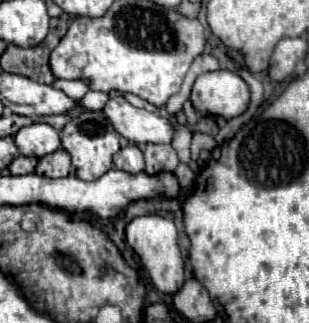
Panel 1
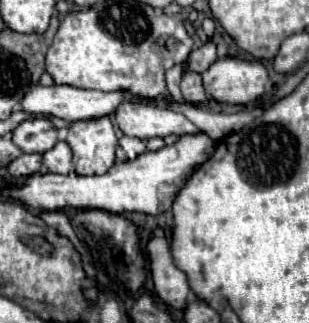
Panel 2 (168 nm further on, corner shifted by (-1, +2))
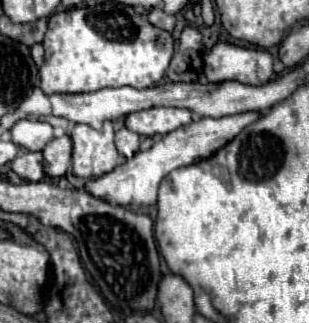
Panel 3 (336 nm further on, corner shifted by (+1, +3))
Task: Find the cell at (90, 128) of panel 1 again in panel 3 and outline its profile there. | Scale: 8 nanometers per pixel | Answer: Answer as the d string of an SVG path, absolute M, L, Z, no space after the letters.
M106 121L102 129L92 129L90 125L74 125L74 129L70 131L70 139L72 139L72 173L76 177L100 177L108 171L112 171L118 165L118 151L114 145L114 129L112 129L112 121Z

